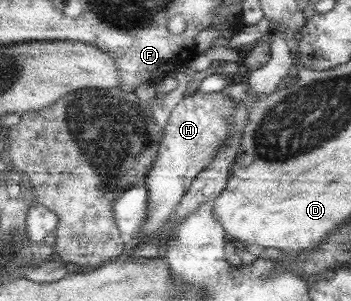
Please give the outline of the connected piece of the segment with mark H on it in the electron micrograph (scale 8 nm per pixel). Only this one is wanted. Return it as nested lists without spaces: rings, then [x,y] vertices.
[[[194,92],[185,97],[175,107],[168,123],[164,126],[163,141],[159,147],[159,155],[152,172],[144,182],[149,191],[148,219],[144,224],[144,241],[151,232],[160,232],[172,212],[180,204],[188,192],[194,178],[200,175],[229,144],[232,128],[228,120],[236,111],[239,103],[222,92],[211,94]]]

